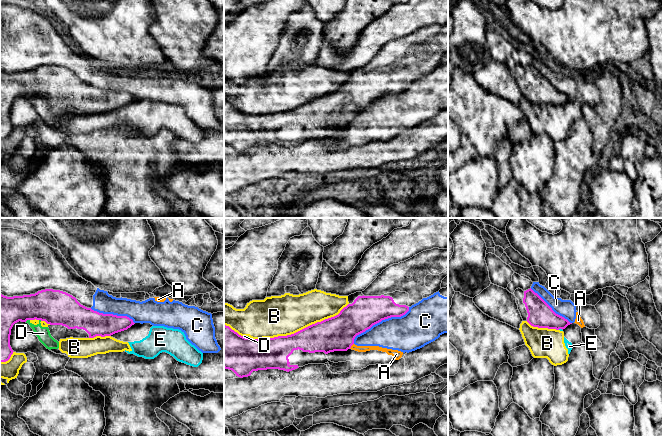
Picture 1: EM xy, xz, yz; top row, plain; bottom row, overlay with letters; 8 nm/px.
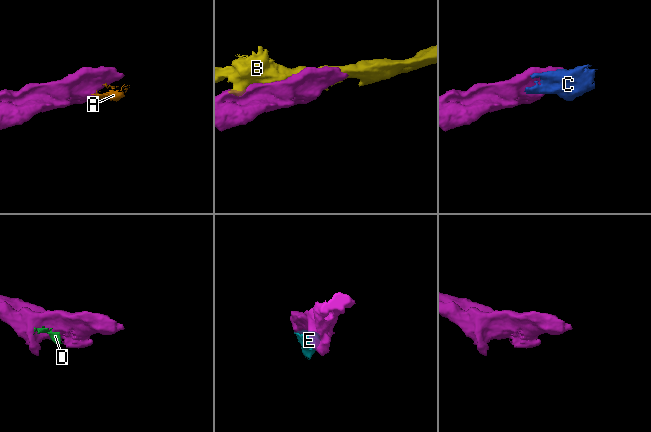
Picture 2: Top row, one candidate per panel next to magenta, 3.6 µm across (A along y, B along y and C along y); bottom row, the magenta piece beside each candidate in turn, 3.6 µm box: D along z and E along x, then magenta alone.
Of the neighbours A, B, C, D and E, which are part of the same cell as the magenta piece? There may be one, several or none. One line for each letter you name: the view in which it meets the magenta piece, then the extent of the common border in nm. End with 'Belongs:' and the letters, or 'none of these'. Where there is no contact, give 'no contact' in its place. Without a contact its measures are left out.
Belongs: none of these

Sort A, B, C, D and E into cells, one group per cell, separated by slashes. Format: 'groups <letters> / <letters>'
groups A C / B D E

